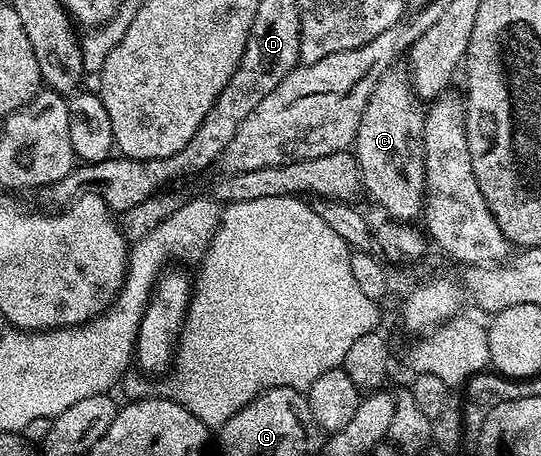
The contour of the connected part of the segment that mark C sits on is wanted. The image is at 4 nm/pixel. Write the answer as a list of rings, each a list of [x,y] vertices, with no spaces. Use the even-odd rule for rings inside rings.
[[[390,69],[375,85],[367,101],[367,109],[361,118],[355,140],[357,168],[361,170],[361,181],[364,190],[386,211],[386,216],[397,221],[420,220],[425,205],[425,146],[421,143],[421,134],[425,128],[425,111],[422,100],[417,98],[416,91],[409,77],[408,70]]]

